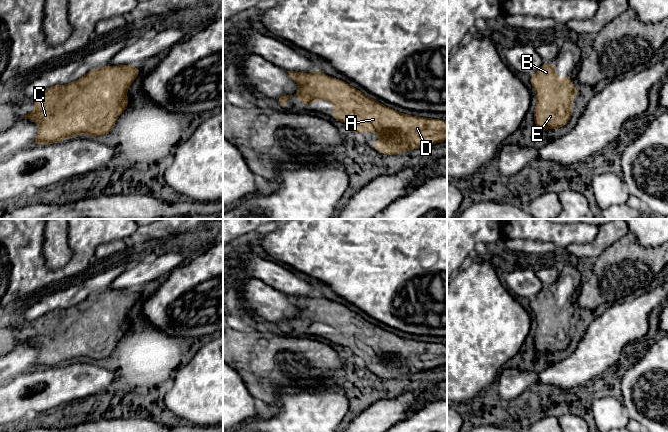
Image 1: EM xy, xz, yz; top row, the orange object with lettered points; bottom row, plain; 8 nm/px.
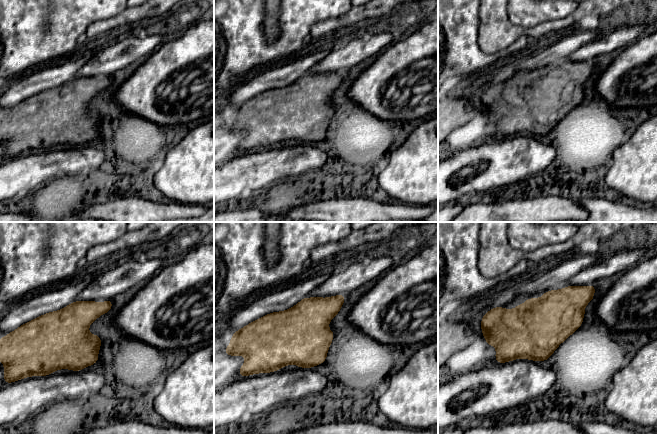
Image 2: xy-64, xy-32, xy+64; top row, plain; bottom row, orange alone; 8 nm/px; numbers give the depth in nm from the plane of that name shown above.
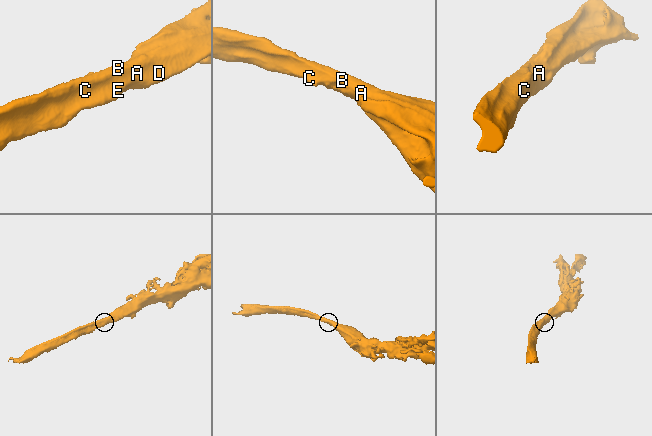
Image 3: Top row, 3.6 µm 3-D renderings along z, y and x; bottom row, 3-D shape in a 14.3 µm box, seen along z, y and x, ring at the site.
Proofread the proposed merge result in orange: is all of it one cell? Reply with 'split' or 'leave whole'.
leave whole

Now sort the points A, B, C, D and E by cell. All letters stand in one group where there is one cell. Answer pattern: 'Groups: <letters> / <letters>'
Groups: A B C D E

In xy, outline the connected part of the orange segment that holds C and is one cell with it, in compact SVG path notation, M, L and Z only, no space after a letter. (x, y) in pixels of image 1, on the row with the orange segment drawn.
M130 65L105 66L88 72L75 82L40 92L33 98L35 110L24 116L39 125L33 143L52 144L79 134L97 137L110 133L128 105L127 90L139 72L139 67Z

